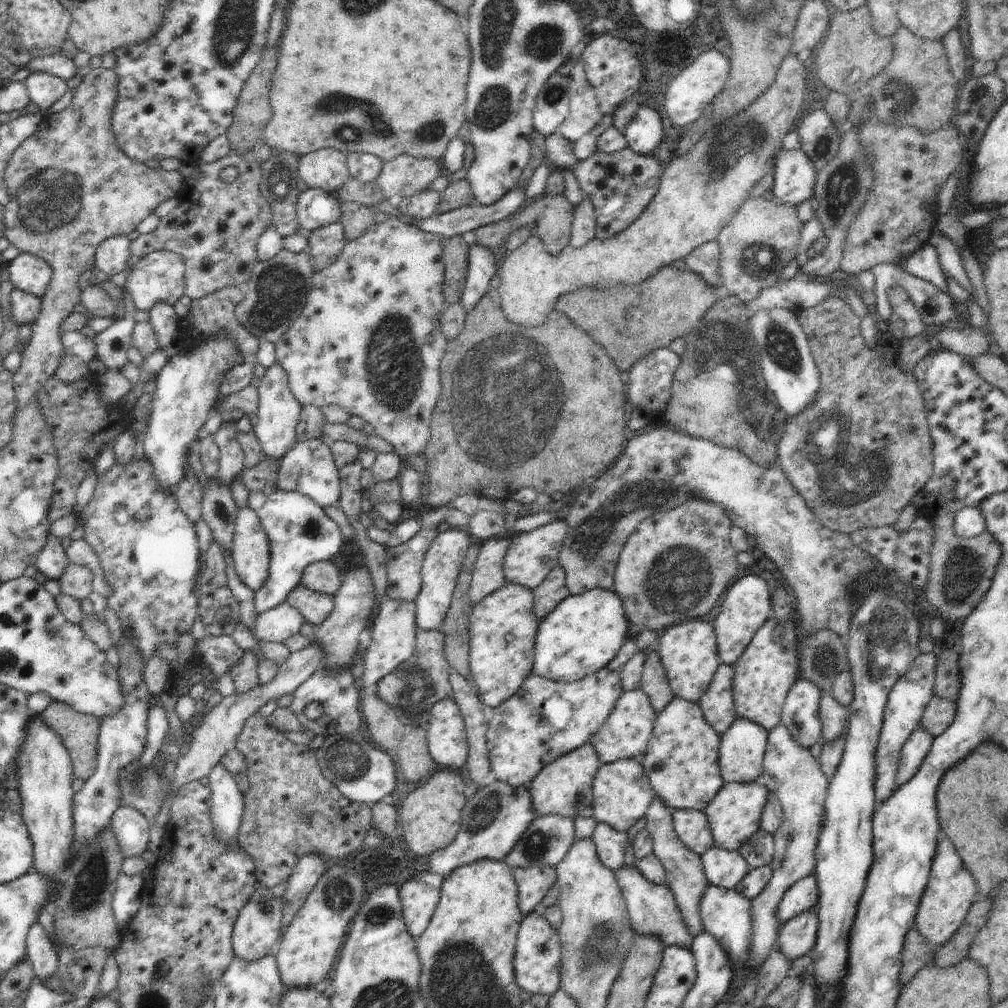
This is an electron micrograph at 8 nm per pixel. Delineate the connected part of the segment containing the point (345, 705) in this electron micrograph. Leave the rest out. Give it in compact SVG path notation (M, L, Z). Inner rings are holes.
M318 667L316 672L293 692L289 708L296 715L300 724L311 730L315 736L329 737L335 734L353 733L359 728L361 721L358 703L362 699L362 694L356 690L356 685L354 685L356 677L356 670L353 668L342 668L340 674L334 678L334 676L330 676L330 672L326 668ZM310 702L320 702L324 707L322 716L314 721L306 718L306 714L304 714L304 708Z

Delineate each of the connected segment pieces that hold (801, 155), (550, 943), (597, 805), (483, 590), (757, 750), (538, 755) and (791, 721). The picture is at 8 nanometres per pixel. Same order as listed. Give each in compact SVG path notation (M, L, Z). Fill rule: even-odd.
M800 148L794 150L780 149L774 156L774 182L772 186L772 192L774 196L777 196L783 203L800 206L802 202L806 200L813 200L815 182L817 180L817 172L814 168L814 163L811 158Z
M536 911L522 919L517 934L515 957L513 958L515 981L522 990L533 995L551 997L560 989L561 942L557 930Z
M622 759L605 764L598 769L592 784L592 816L598 823L612 826L614 830L627 832L645 816L650 802L657 796L640 759Z
M501 536L490 537L480 547L469 588L470 604L476 606L484 598L502 588L507 582L503 560L510 548L510 540Z
M736 717L721 736L718 766L724 784L754 782L763 771L769 730Z
M604 667L592 676L571 683L556 682L534 674L528 676L516 694L493 710L493 717L486 724L486 744L496 781L506 782L512 788L527 787L544 766L584 746L600 730L611 710L614 710L616 701L622 696L624 690L620 674L621 670L608 670Z
M799 678L789 690L782 708L781 724L790 731L790 736L794 738L794 742L797 742L806 750L810 750L814 744L823 741L820 713L818 712L818 704L820 704L822 694L822 690L814 682Z

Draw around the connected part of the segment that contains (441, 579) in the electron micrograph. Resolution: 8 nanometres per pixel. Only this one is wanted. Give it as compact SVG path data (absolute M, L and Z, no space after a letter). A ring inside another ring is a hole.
M459 527L438 533L438 536L432 541L429 551L423 558L421 568L423 583L420 594L415 600L417 606L415 620L418 630L438 631L442 626L451 603L463 560L466 558L468 547L473 540L473 536L467 530Z

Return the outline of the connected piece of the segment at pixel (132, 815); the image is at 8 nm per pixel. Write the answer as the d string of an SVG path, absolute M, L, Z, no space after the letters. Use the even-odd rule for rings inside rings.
M120 806L111 816L112 830L125 857L138 856L148 848L149 820L134 806Z

